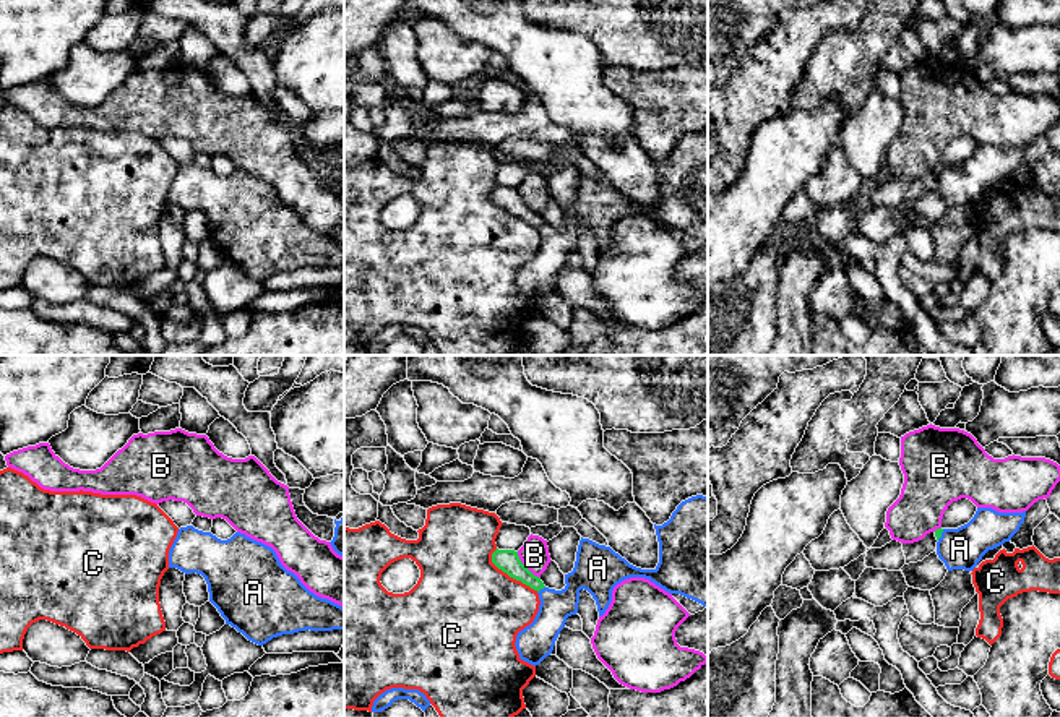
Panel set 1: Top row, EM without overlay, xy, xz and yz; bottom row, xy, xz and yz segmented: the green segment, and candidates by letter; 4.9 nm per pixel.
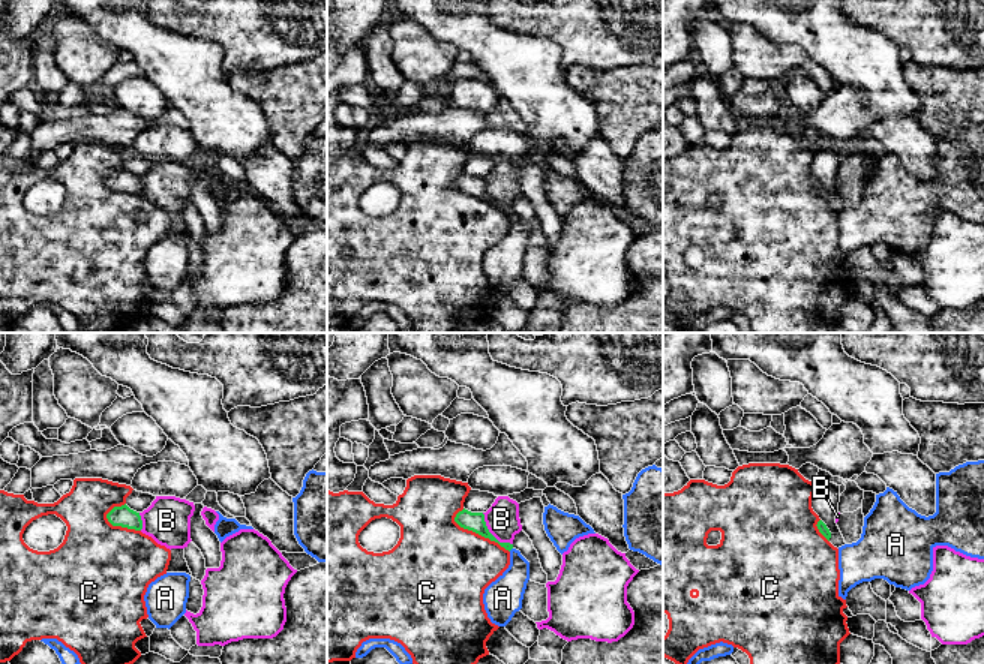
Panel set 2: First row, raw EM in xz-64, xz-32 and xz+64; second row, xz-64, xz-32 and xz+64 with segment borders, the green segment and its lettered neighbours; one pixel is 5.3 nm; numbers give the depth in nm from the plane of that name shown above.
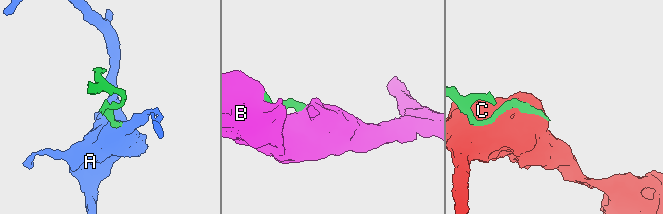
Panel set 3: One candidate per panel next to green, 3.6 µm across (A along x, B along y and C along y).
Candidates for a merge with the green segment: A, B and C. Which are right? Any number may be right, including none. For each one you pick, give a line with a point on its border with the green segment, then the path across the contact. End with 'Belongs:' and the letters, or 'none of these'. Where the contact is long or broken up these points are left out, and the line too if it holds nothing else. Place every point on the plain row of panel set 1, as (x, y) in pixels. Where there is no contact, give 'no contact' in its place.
Belongs: none of these

